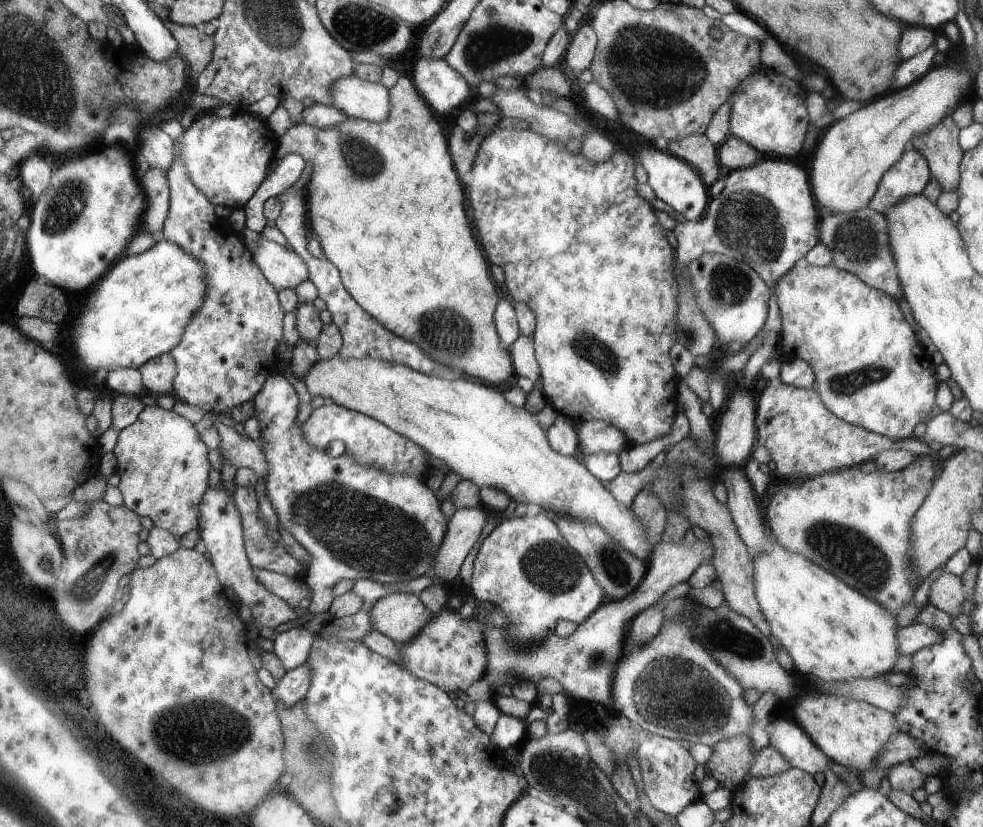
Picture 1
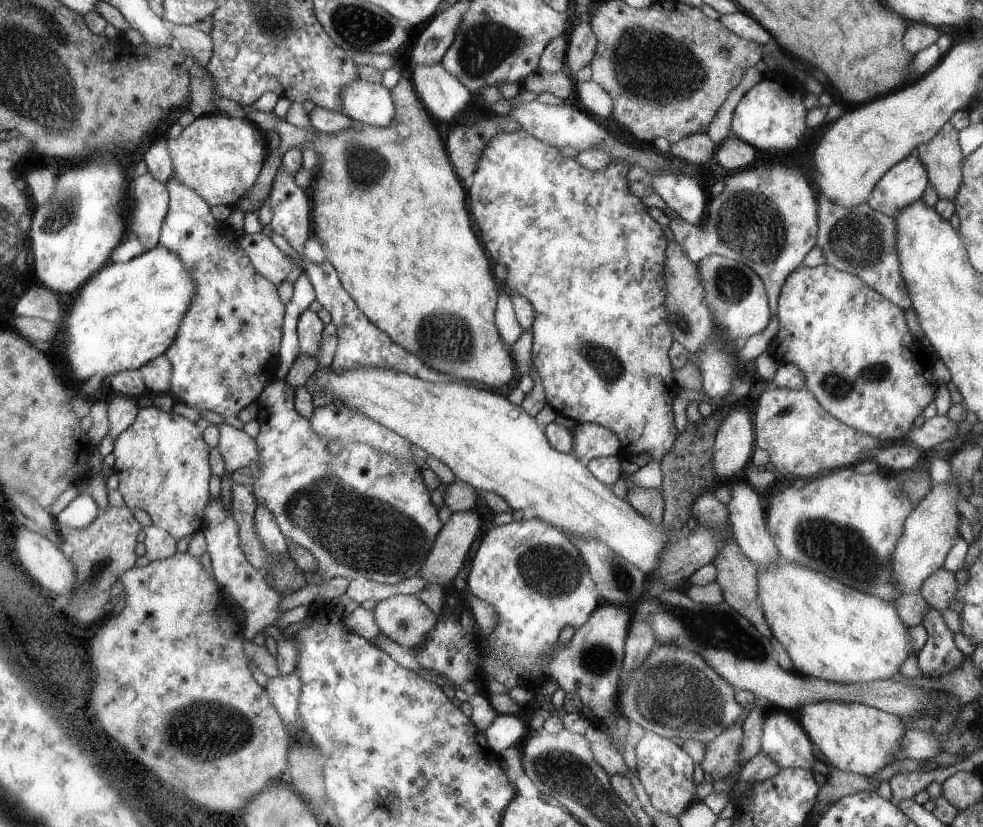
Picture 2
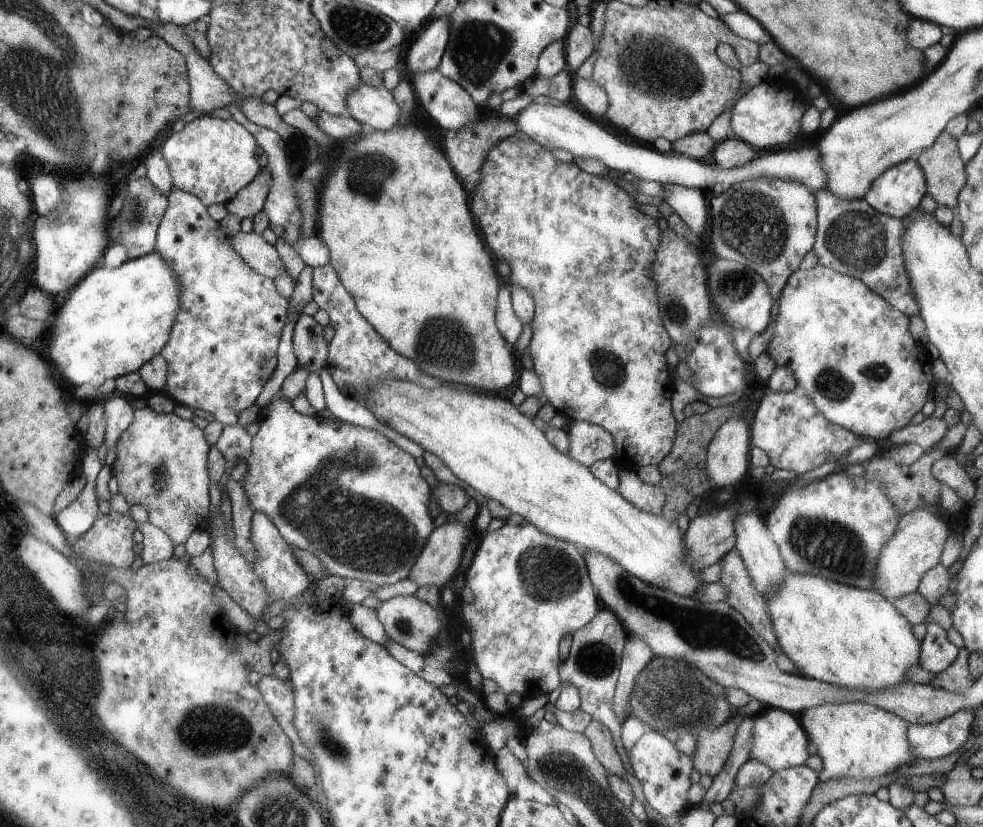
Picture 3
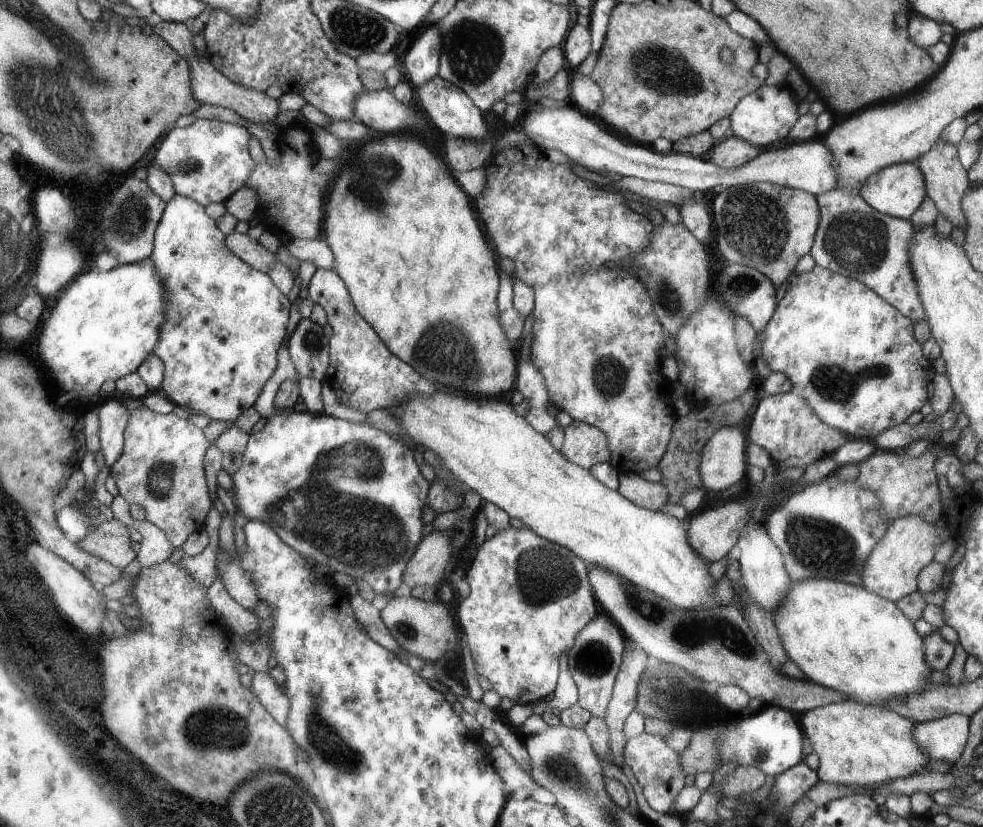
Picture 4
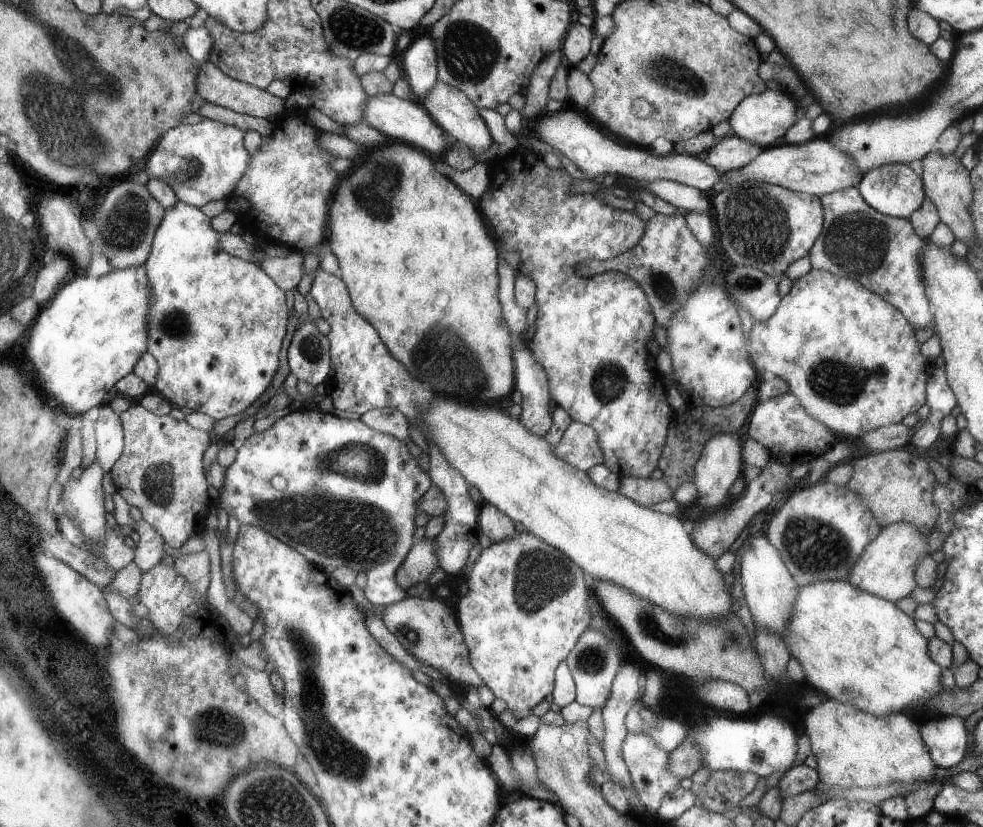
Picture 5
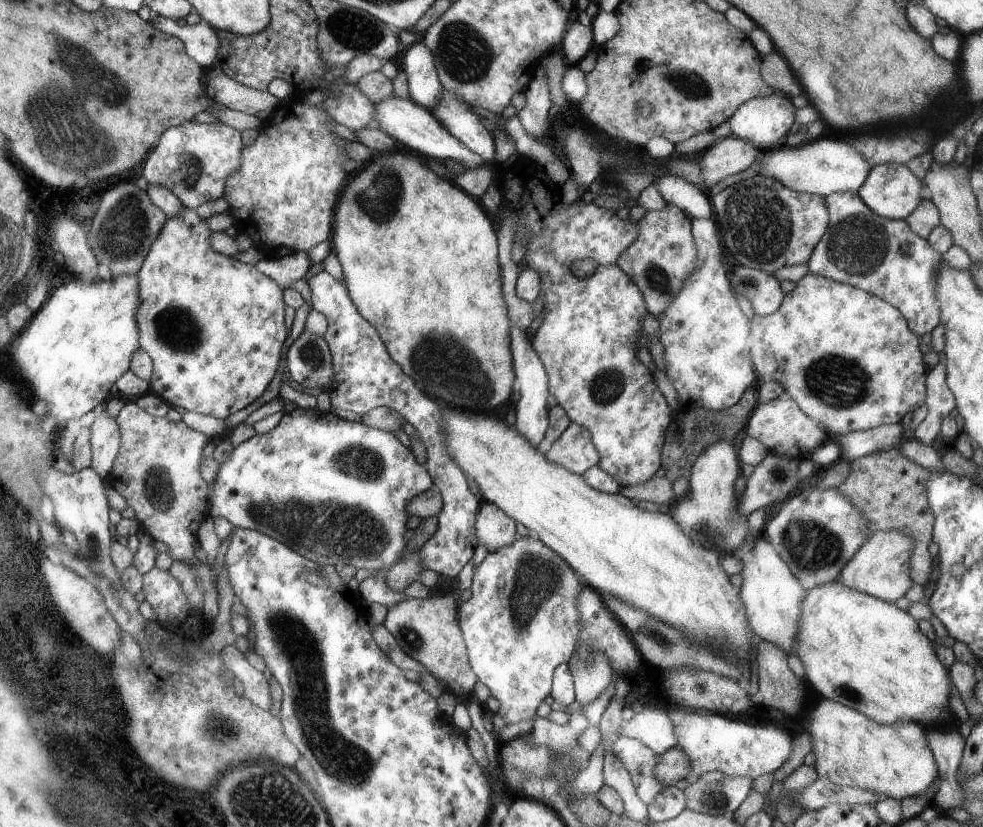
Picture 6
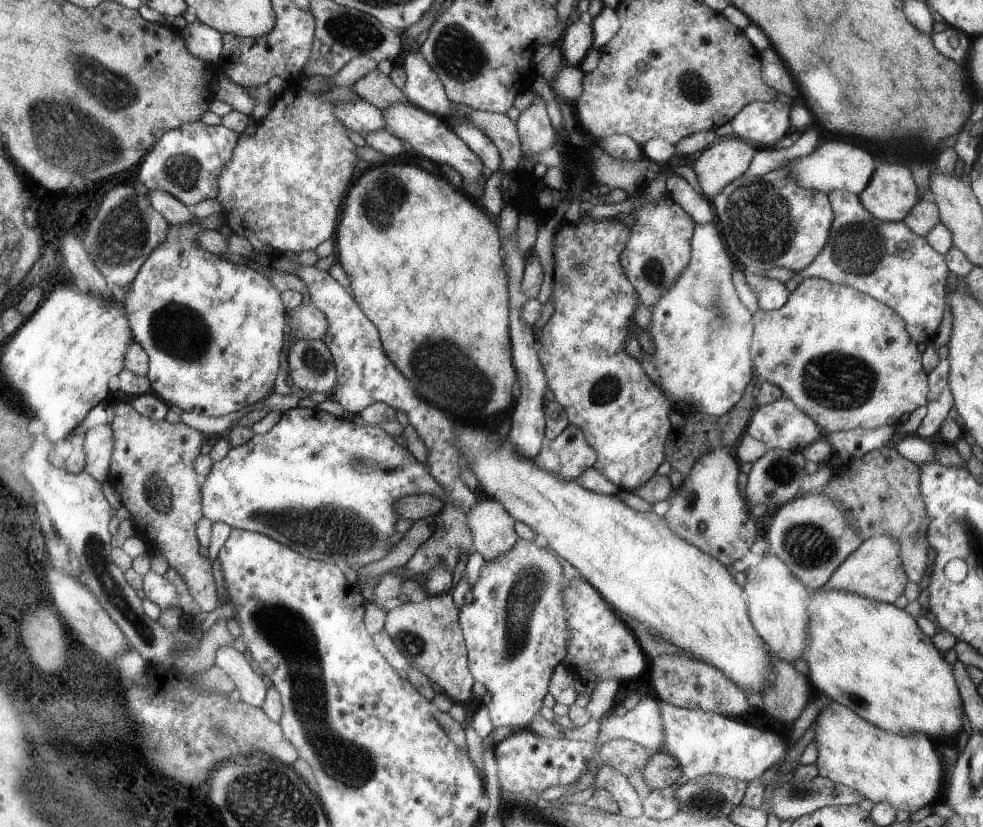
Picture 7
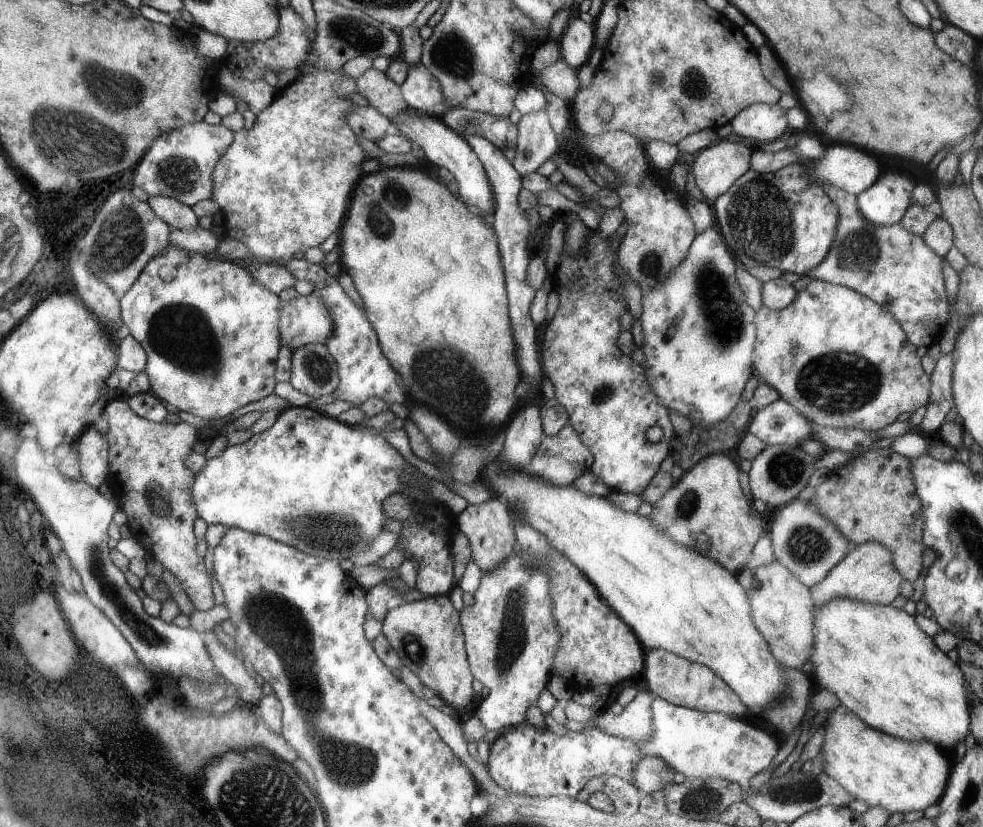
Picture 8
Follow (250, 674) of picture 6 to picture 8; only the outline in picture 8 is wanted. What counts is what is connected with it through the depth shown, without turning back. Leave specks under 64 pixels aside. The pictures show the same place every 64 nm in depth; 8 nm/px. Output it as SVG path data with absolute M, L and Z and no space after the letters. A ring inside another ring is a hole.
M210 641L206 646L221 676L226 678L228 684L238 688L239 702L242 700L250 706L261 701L262 687L260 688L256 680L248 674L243 661L219 642Z

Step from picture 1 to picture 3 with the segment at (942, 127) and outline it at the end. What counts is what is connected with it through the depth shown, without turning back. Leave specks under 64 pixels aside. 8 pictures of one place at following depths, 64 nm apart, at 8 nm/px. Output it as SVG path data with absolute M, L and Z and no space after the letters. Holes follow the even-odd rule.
M943 132L930 149L916 156L915 162L923 171L927 194L948 209L956 209L967 177L963 161L958 155L957 140Z

